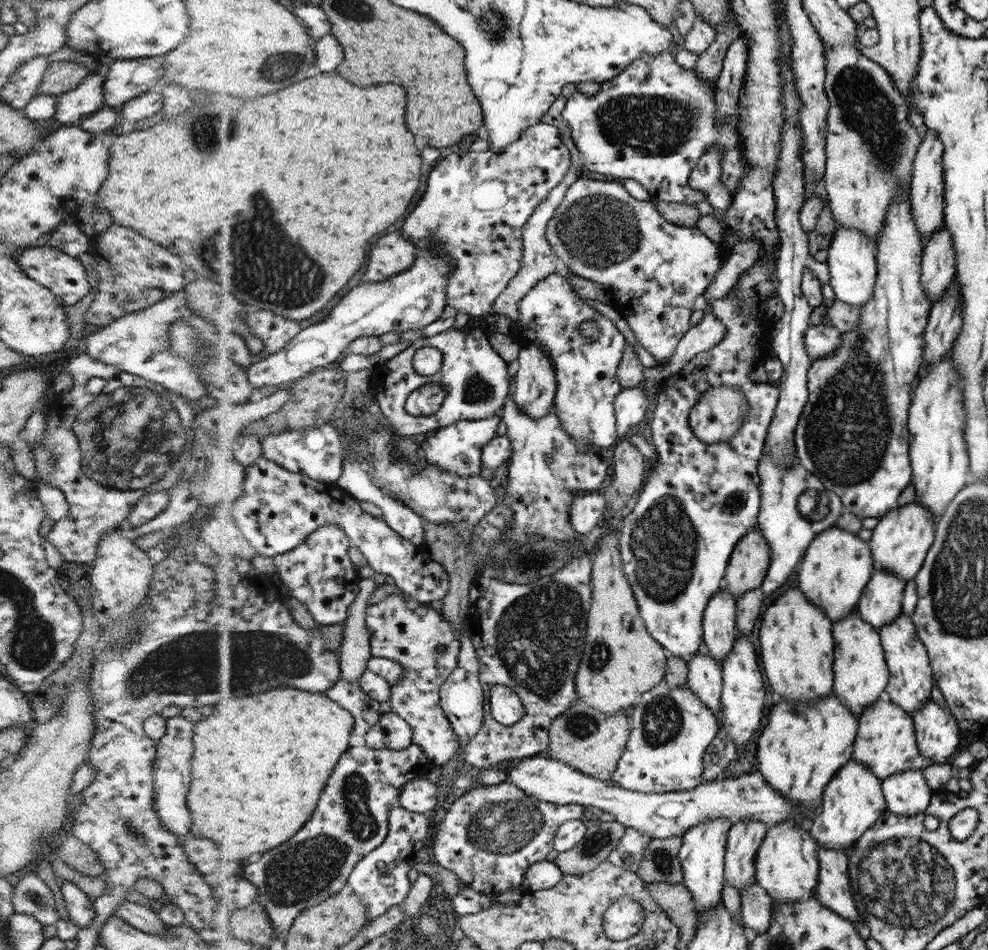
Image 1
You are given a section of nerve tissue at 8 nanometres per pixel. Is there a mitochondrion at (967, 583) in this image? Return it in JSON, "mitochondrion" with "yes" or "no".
{"mitochondrion":"yes"}

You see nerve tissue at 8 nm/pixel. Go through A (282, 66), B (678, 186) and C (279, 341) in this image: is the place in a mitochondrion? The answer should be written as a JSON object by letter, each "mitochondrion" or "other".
{"A":"mitochondrion","B":"other","C":"other"}

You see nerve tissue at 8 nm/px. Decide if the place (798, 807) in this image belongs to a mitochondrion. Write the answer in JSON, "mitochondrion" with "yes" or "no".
{"mitochondrion":"no"}

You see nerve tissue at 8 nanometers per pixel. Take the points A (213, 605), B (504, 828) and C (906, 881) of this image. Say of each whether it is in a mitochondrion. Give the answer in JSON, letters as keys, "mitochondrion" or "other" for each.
{"A":"other","B":"mitochondrion","C":"mitochondrion"}

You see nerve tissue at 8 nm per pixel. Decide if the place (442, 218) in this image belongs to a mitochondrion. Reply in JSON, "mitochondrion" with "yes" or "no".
{"mitochondrion":"yes"}

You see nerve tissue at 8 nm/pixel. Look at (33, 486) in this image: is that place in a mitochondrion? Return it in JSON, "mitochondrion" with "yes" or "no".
{"mitochondrion":"no"}

